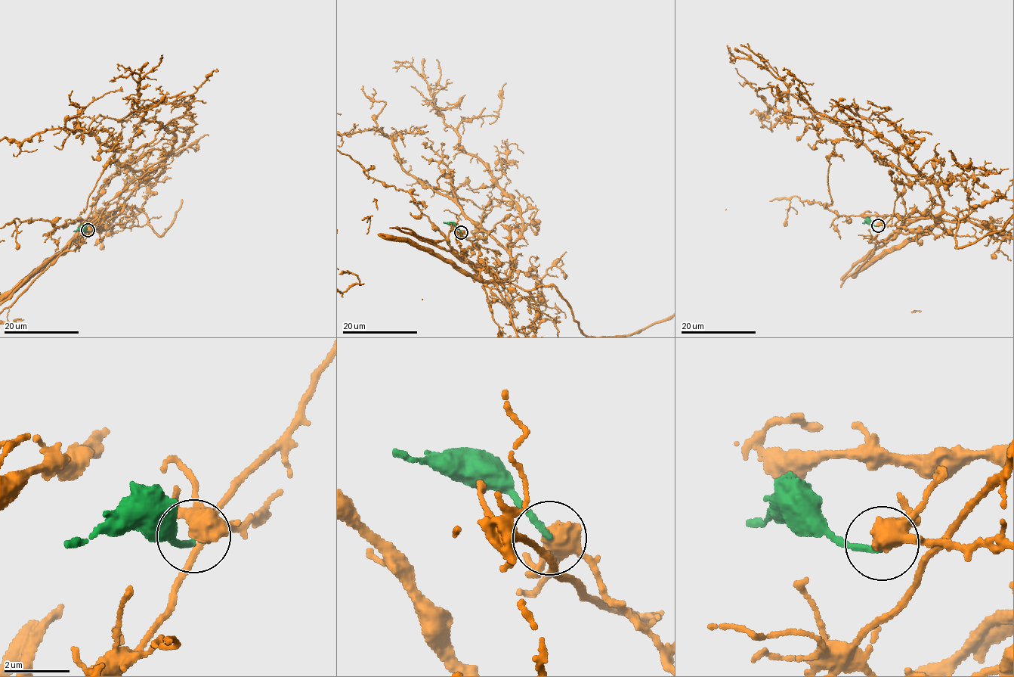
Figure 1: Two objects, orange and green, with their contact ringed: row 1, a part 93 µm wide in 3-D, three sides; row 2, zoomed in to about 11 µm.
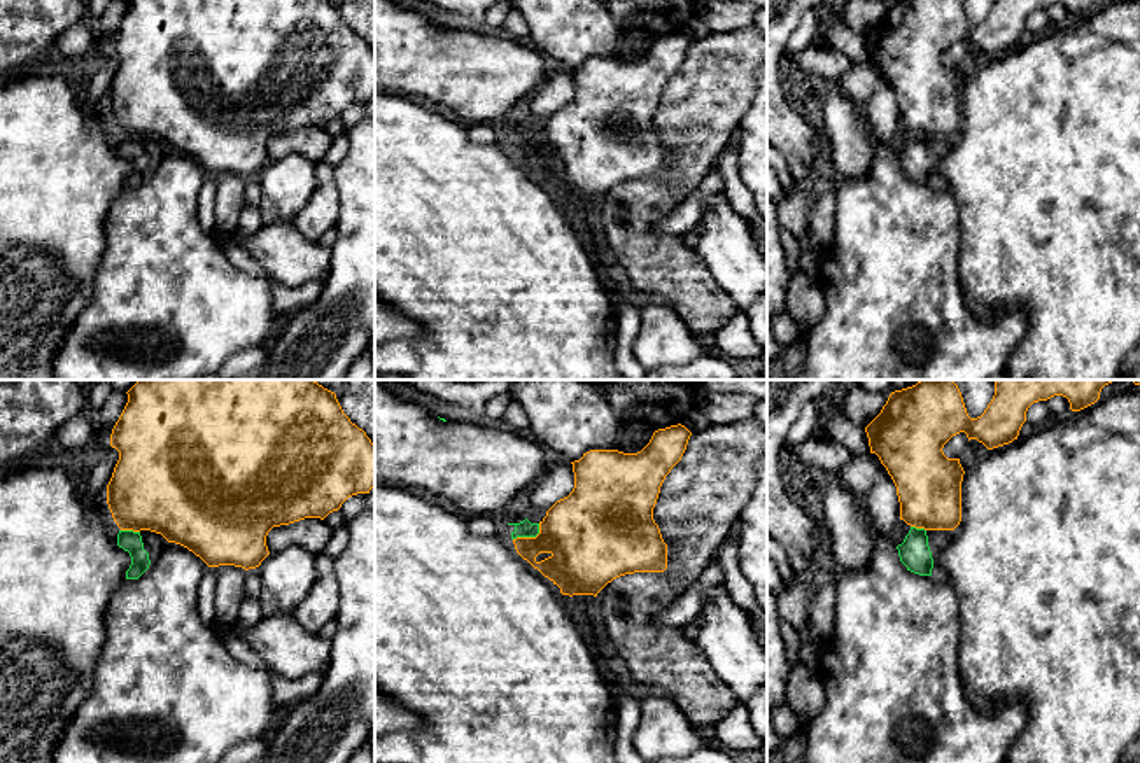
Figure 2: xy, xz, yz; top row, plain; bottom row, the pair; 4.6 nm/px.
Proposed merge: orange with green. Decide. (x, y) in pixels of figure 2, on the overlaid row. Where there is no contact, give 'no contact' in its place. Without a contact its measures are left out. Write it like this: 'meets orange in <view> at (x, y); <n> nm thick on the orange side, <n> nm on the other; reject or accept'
meets orange in xz at (529, 538); 360 nm thick on the orange side, 80 nm on the other; reject

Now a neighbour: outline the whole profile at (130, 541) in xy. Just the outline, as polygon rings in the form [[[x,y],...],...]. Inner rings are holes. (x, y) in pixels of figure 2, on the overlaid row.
[[[119,530],[117,546],[130,553],[131,565],[126,579],[138,579],[154,564],[168,541],[151,530]]]

